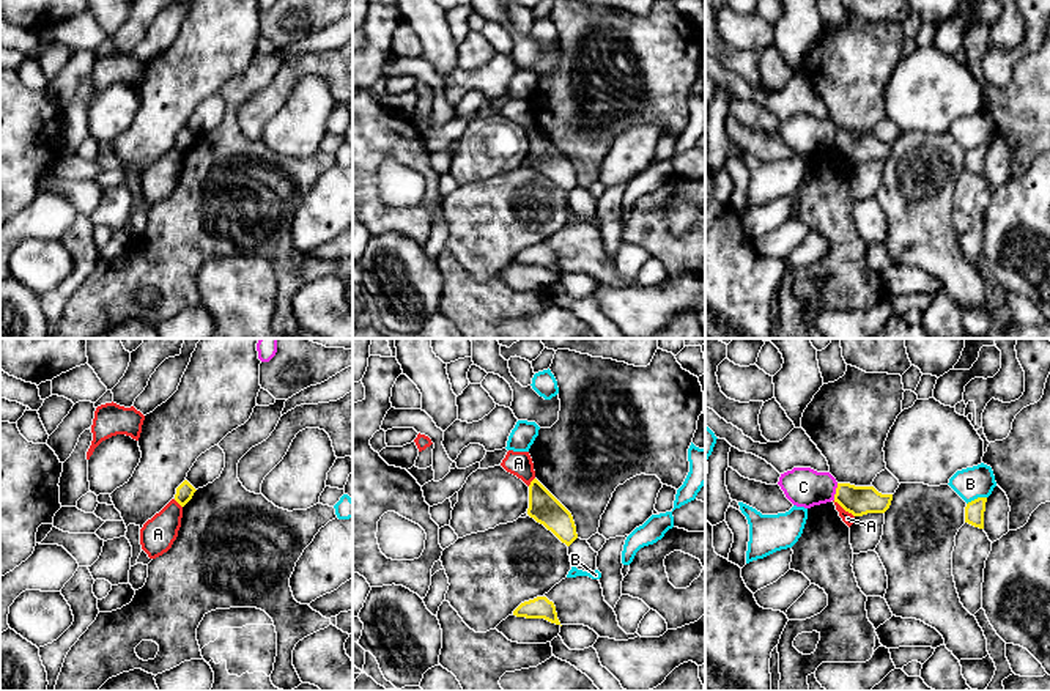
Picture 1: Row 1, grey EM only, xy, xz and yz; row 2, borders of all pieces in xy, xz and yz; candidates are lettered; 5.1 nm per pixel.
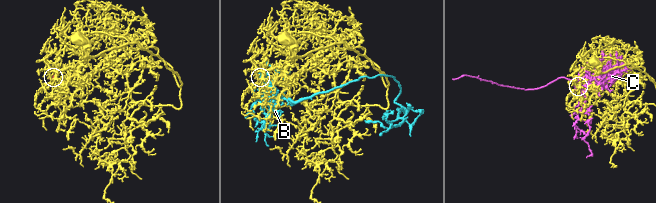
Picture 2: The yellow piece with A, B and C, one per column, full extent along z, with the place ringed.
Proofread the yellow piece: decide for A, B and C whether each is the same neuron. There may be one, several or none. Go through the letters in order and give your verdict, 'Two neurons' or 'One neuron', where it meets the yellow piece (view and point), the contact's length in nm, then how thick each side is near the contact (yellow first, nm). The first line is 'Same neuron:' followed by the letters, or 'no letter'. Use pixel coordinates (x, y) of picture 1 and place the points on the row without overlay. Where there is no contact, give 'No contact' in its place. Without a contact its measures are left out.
Same neuron: no letter
A: Two neurons. Touches yellow at yz (844, 156). Shared border 140 nm. Thickness 150 nm (yellow) against 60 nm
B: Two neurons. Touches yellow at yz (978, 145). Shared border 110 nm. Thickness 100 nm (yellow) against 160 nm
C: Two neurons. Touches yellow at yz (836, 139). Shared border 90 nm. Thickness 150 nm (yellow) against 200 nm

